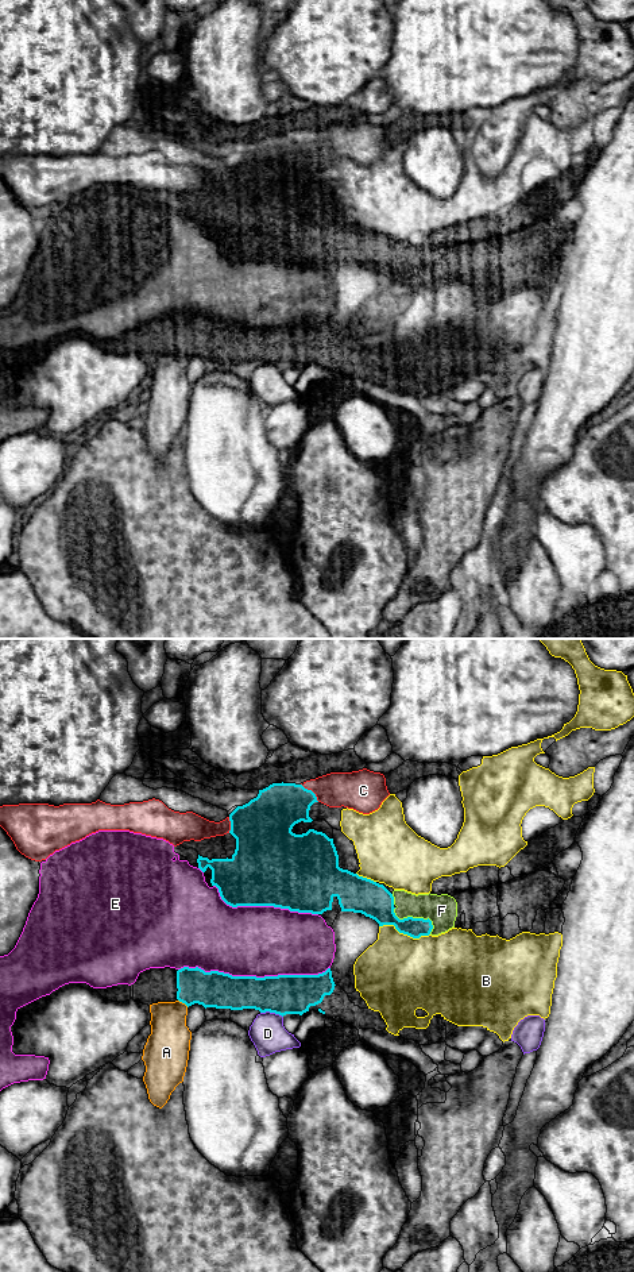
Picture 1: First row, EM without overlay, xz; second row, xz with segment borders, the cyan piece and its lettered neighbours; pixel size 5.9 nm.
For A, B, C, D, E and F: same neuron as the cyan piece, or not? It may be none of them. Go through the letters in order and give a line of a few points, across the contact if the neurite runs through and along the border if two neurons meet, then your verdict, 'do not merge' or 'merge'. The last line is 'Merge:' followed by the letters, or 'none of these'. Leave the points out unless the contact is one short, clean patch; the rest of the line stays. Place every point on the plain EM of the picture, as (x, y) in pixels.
A: do not merge
B: do not merge
C: do not merge
D: line xz (261, 363), (274, 363), (282, 369); do not merge
E: do not merge
F: merge
Merge: F

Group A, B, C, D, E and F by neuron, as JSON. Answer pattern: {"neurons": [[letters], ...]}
{"neurons": [["A"], ["B"], ["C"], ["D"], ["E"], ["F"]]}

